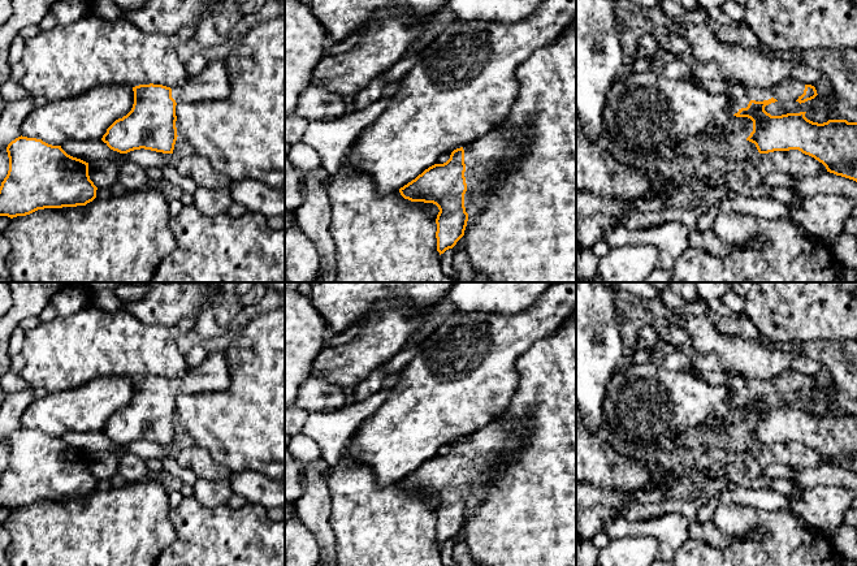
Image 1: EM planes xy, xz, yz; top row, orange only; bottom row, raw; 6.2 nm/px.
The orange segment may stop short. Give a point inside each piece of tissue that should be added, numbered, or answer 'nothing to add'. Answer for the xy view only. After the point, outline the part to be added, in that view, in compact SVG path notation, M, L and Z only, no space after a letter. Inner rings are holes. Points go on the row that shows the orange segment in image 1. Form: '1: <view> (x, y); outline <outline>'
1: xy (212, 83); outline M211 60L196 77L189 77L185 85L172 88L176 103L222 100L230 95L230 82L224 60Z

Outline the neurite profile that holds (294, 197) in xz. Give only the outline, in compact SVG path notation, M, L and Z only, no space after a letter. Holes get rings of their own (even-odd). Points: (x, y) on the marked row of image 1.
M285 157L285 211L295 213L304 200L300 172Z

